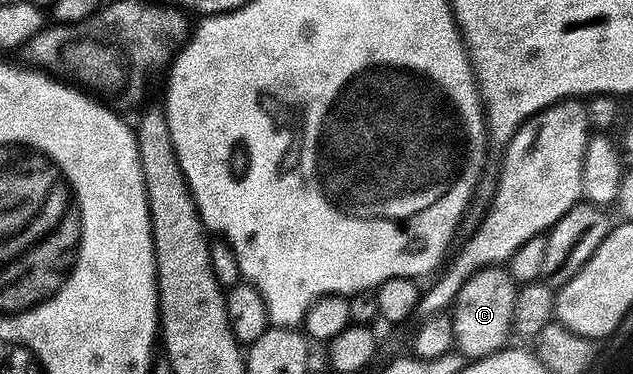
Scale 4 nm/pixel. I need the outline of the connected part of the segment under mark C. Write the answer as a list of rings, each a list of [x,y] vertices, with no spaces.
[[[503,267],[478,269],[467,280],[465,287],[457,291],[449,316],[455,332],[455,349],[463,352],[464,358],[488,357],[508,344],[507,336],[513,333],[511,320],[516,292],[516,282],[512,281],[511,274]]]

